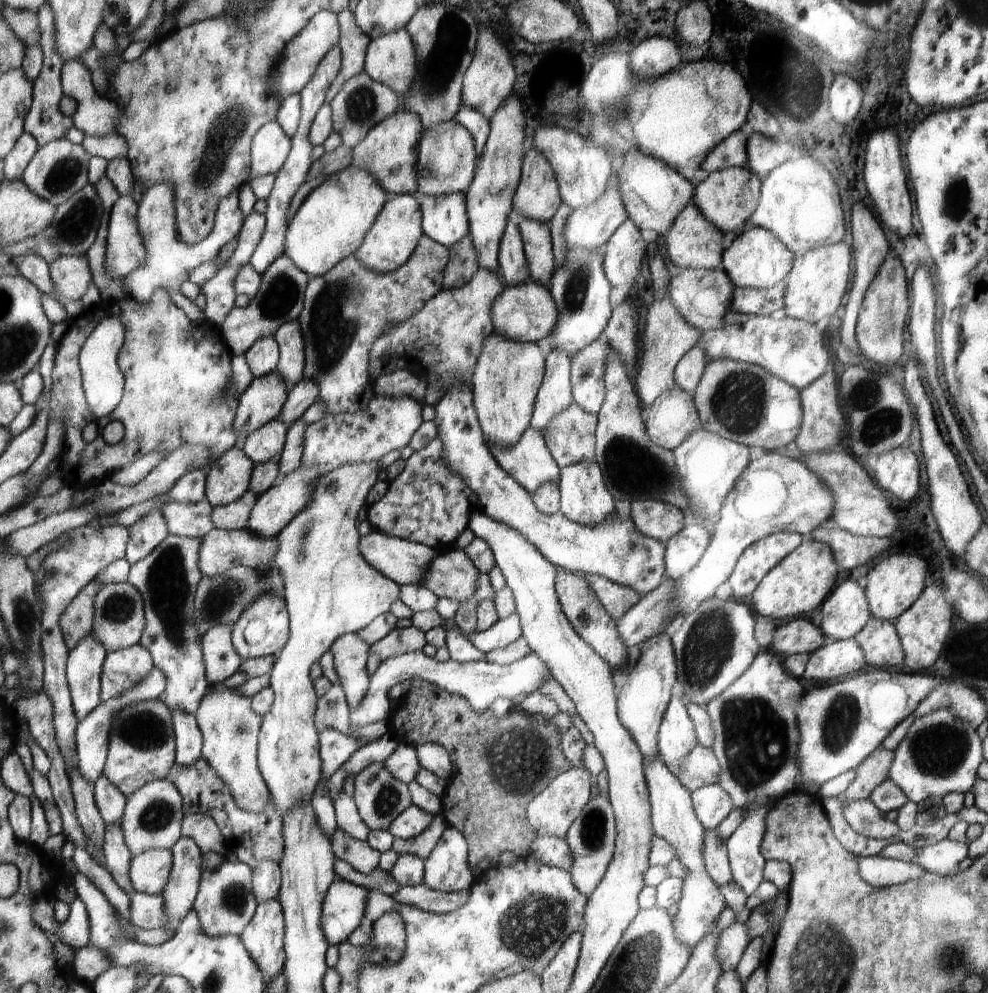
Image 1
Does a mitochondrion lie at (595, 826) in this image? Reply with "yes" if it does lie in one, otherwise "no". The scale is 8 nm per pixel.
yes

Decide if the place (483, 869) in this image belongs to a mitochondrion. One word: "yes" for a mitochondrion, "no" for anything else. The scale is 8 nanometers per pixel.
no

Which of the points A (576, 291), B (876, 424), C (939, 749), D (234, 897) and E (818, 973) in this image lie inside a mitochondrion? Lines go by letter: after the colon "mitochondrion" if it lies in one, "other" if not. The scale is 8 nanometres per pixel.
A: mitochondrion
B: mitochondrion
C: mitochondrion
D: mitochondrion
E: mitochondrion

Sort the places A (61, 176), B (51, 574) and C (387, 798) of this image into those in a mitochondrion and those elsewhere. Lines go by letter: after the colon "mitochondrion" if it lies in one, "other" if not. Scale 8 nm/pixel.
A: mitochondrion
B: mitochondrion
C: mitochondrion

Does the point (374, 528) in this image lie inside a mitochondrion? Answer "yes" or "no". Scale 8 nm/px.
no

